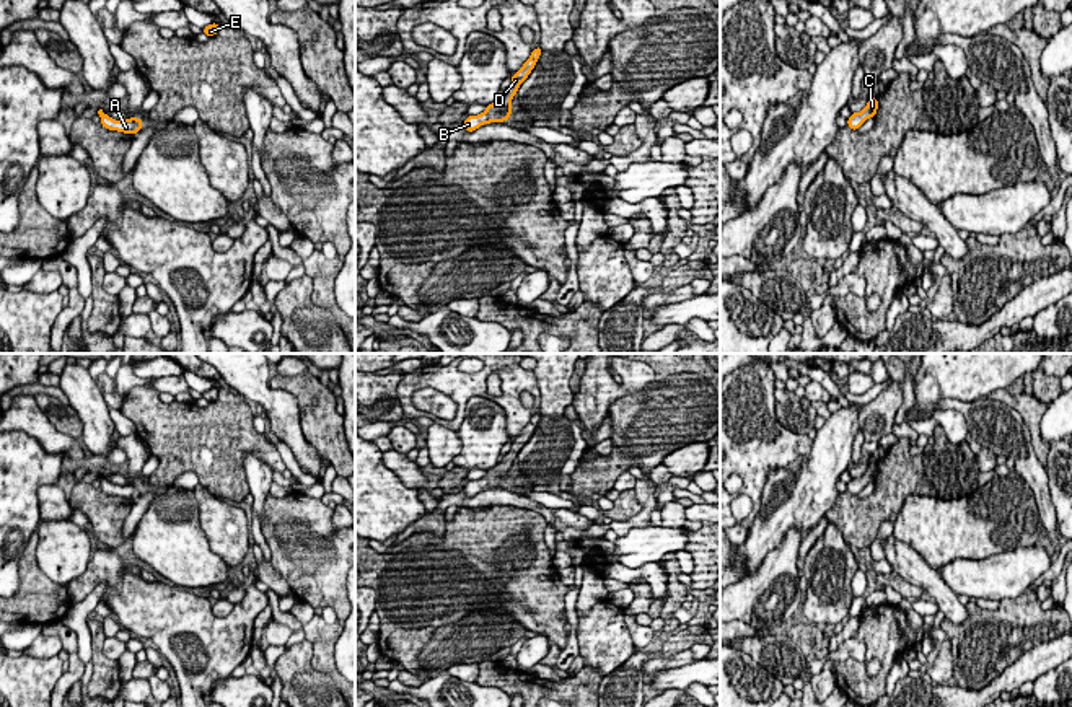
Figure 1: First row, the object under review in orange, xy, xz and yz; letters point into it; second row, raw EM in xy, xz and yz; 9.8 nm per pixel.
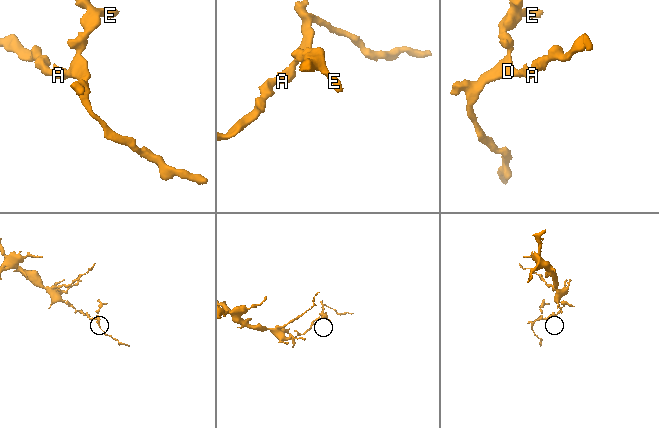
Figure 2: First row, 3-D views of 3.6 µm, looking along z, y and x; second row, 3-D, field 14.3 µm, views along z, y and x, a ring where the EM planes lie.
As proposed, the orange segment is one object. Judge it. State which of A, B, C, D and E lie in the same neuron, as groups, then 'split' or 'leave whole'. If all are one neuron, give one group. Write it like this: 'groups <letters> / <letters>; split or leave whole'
groups A B C D E; leave whole

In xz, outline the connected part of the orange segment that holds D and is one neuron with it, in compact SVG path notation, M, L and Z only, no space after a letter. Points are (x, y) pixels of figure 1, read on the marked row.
M538 46L531 52L529 59L523 64L523 67L516 73L512 75L512 83L503 91L503 96L497 98L492 104L489 104L482 114L468 116L463 127L468 132L474 132L476 129L479 129L484 124L508 121L510 114L513 111L512 98L516 94L520 85L528 78L528 75L534 68L539 55L541 55L541 46Z

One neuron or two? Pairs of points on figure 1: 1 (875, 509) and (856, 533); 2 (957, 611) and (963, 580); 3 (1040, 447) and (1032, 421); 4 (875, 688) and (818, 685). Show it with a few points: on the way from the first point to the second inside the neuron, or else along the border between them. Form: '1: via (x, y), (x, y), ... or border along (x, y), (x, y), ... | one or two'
1: via (869, 515), (859, 526) | one
2: border along (935, 570), (957, 595) | two
3: via (1036, 440), (1033, 427) | one
4: border along (833, 675), (838, 686) | two

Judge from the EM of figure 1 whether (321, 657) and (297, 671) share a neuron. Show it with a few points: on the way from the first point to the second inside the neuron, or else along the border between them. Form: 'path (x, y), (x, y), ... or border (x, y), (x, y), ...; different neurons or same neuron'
border (305, 637), (311, 645), (311, 665), (338, 689); different neurons

